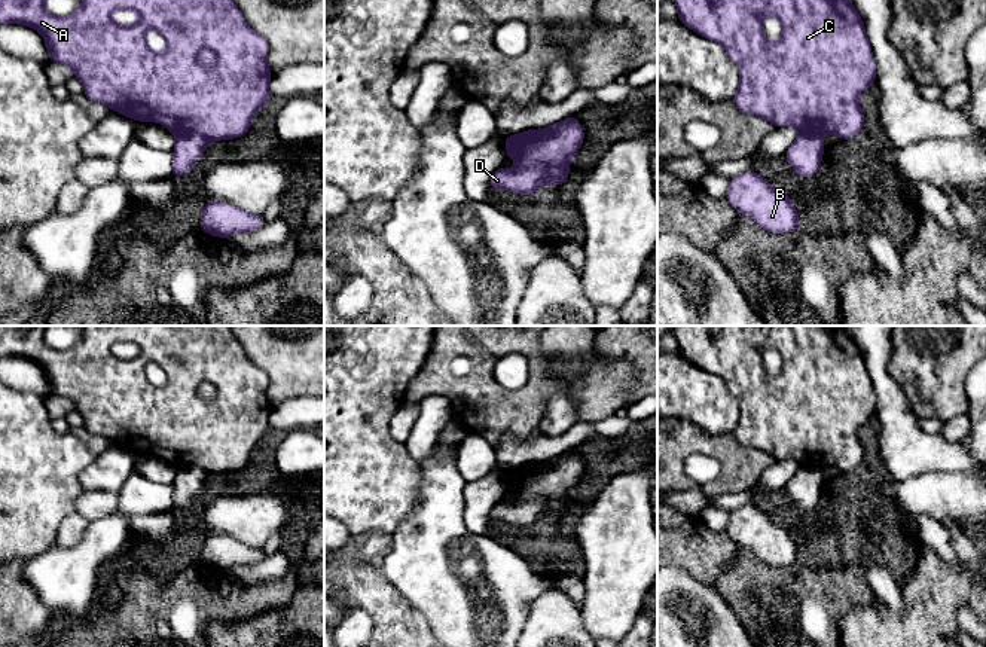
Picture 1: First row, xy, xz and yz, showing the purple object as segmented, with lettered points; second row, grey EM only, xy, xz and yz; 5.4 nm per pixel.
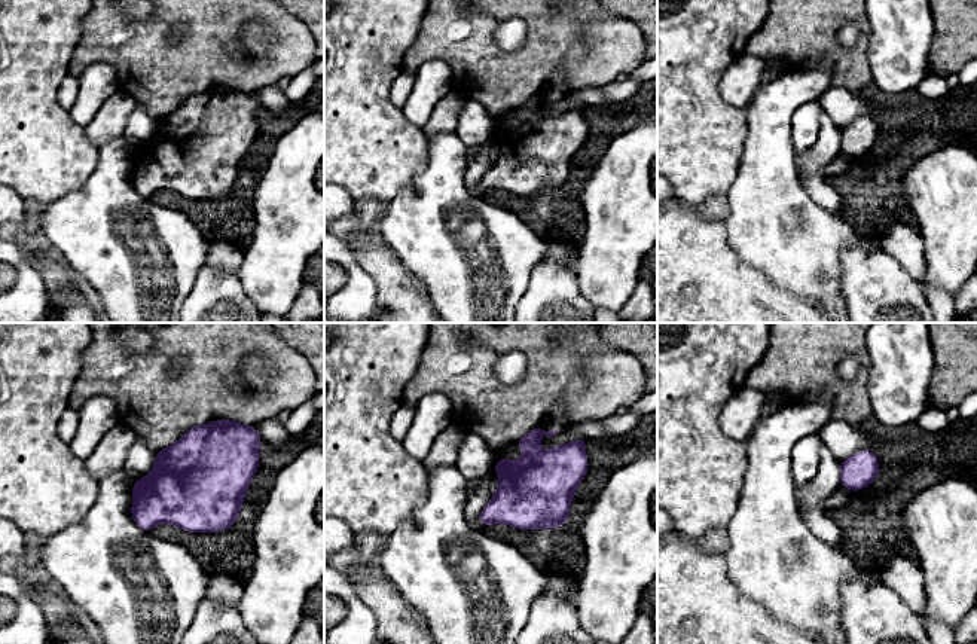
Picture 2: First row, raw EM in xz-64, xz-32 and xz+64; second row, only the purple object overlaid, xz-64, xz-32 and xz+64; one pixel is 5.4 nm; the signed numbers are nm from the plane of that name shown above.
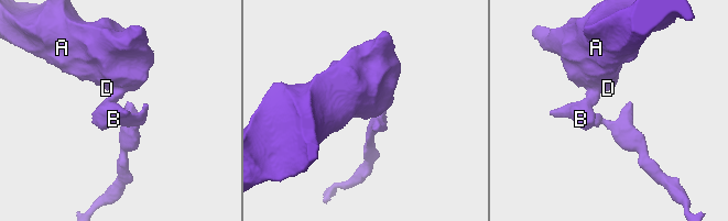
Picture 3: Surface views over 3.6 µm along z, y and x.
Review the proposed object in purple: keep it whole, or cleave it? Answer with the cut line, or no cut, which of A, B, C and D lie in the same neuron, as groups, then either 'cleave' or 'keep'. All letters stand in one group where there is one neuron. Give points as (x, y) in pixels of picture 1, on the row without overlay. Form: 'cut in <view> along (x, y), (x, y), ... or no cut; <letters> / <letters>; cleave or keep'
cut in xz along (545, 464), (524, 487), (515, 487); A C D / B; cleave

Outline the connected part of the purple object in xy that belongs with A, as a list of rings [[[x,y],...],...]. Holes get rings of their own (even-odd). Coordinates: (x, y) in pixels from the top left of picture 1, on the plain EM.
[[[0,326],[0,357],[22,357],[37,363],[45,375],[51,396],[67,397],[76,412],[85,419],[85,430],[109,439],[112,443],[140,455],[164,457],[174,469],[183,466],[196,466],[210,474],[232,473],[242,470],[248,463],[253,451],[271,434],[269,413],[272,405],[266,396],[269,378],[266,372],[257,367],[245,354],[241,344],[235,339],[231,326],[80,326],[80,341],[68,350],[55,350],[45,342],[45,332],[49,326]],[[116,344],[134,344],[138,353],[132,358],[120,358],[113,353]],[[156,363],[165,373],[162,384],[153,384],[146,376],[146,366]]]

